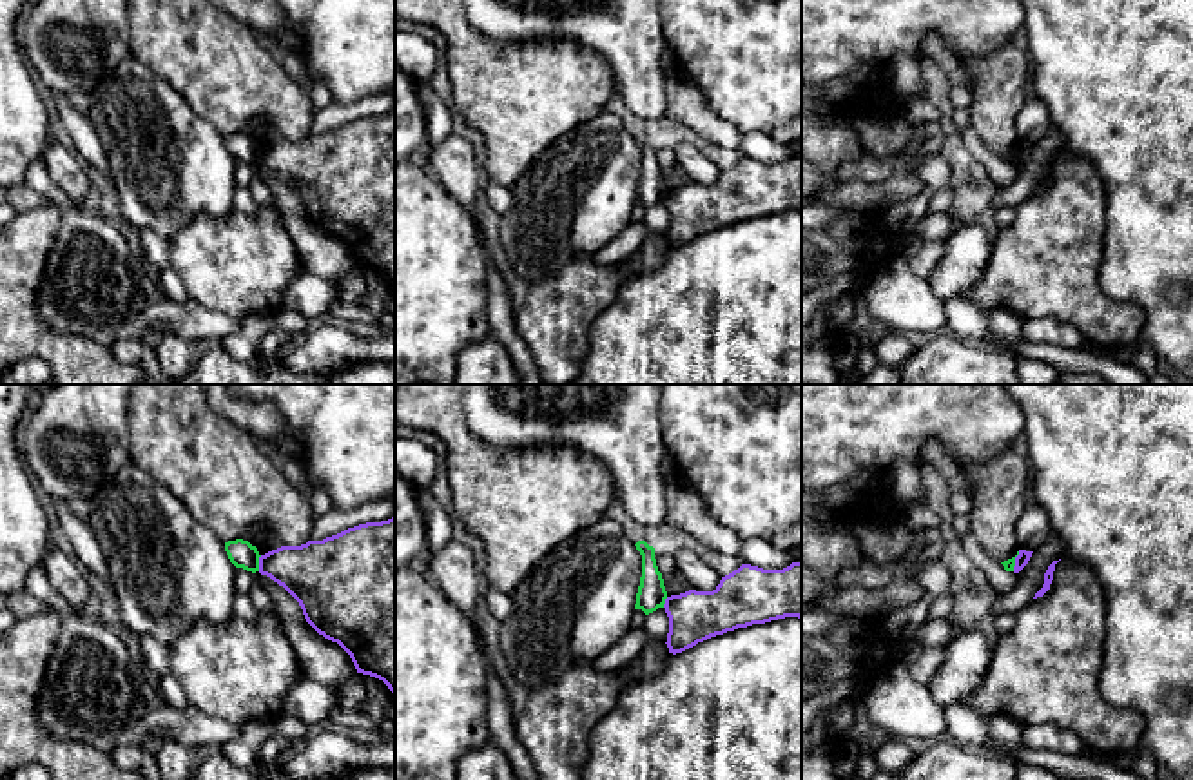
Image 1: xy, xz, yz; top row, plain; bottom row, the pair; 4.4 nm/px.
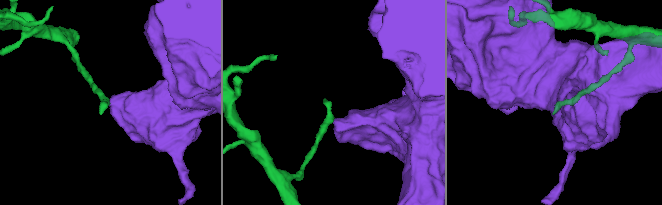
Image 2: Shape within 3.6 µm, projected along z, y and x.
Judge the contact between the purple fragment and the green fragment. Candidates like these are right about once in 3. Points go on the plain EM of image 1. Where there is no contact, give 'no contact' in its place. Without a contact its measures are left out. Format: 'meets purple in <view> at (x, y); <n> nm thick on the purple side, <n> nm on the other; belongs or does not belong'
meets purple in xy at (260, 156); 280 nm thick on the purple side, 120 nm on the other; does not belong

